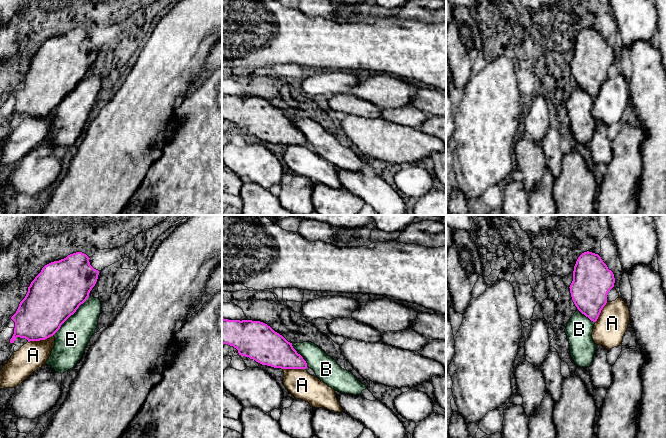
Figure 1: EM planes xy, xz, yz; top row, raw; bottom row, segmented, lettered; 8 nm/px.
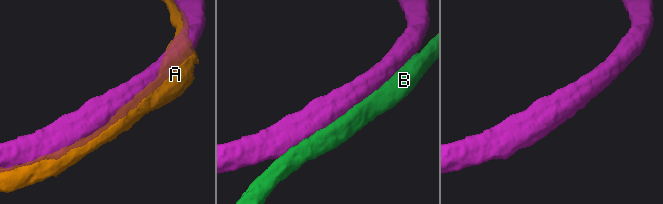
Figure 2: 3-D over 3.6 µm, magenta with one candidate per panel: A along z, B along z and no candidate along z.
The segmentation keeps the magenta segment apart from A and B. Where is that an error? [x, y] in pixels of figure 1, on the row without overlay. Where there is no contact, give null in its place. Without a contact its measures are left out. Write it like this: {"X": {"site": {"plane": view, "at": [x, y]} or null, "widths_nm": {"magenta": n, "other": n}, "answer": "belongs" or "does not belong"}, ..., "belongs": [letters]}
{"A": {"site": {"plane": "xy", "at": [40, 115]}, "widths_nm": {"magenta": 380, "other": 220}, "answer": "belongs"}, "B": {"site": {"plane": "xy", "at": [71, 90]}, "widths_nm": {"magenta": 420, "other": 260}, "answer": "does not belong"}, "belongs": ["A"]}

